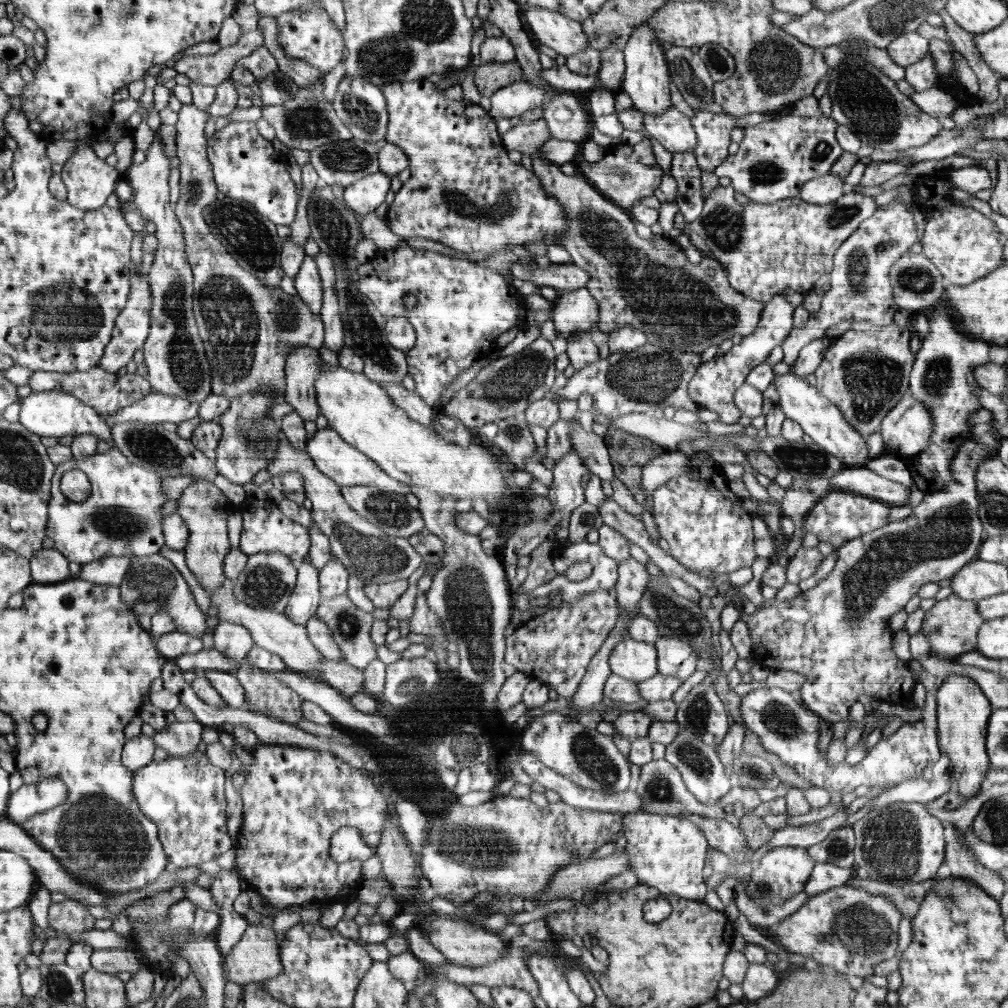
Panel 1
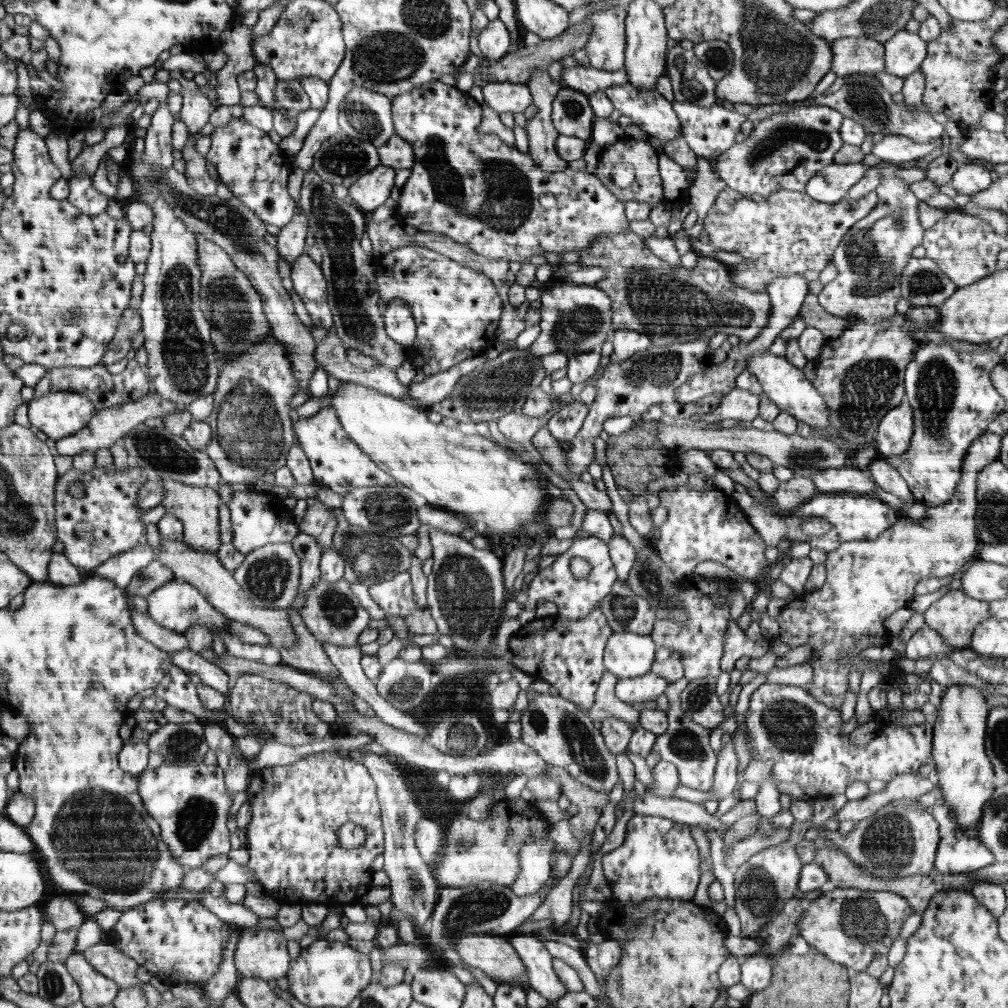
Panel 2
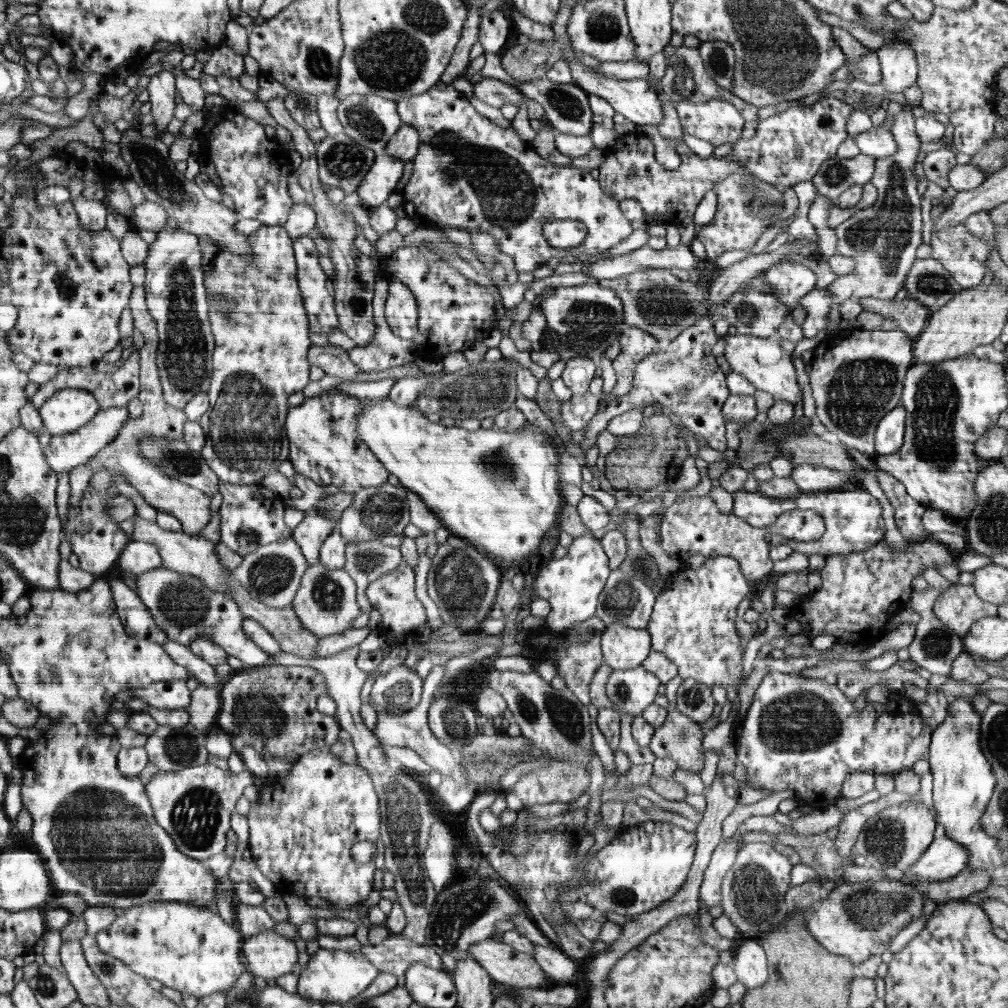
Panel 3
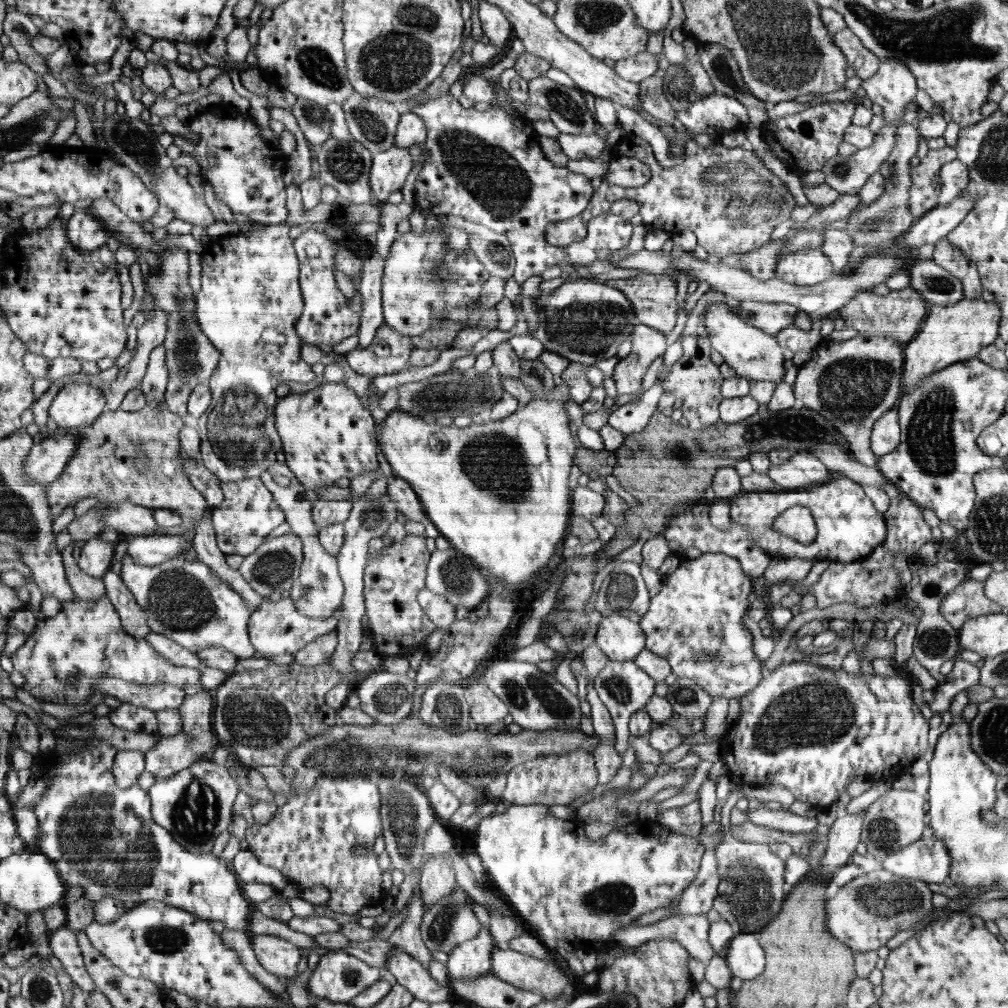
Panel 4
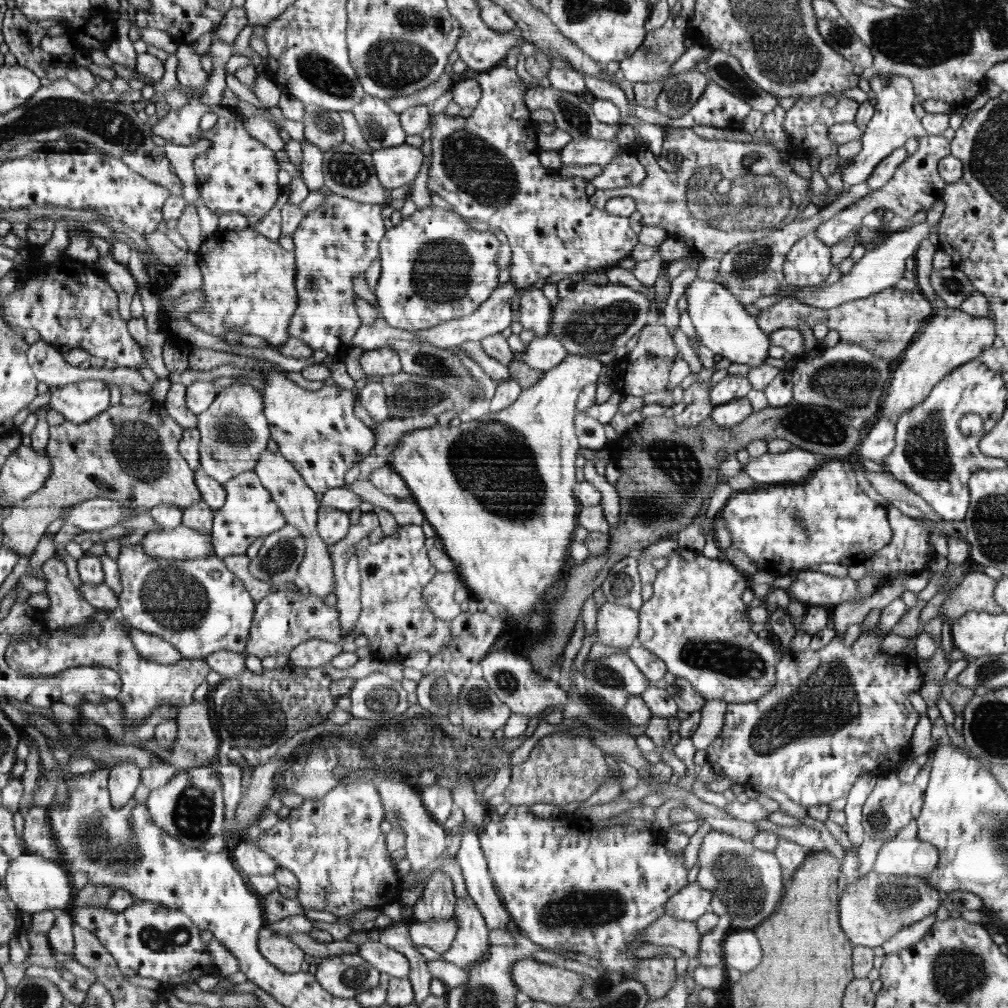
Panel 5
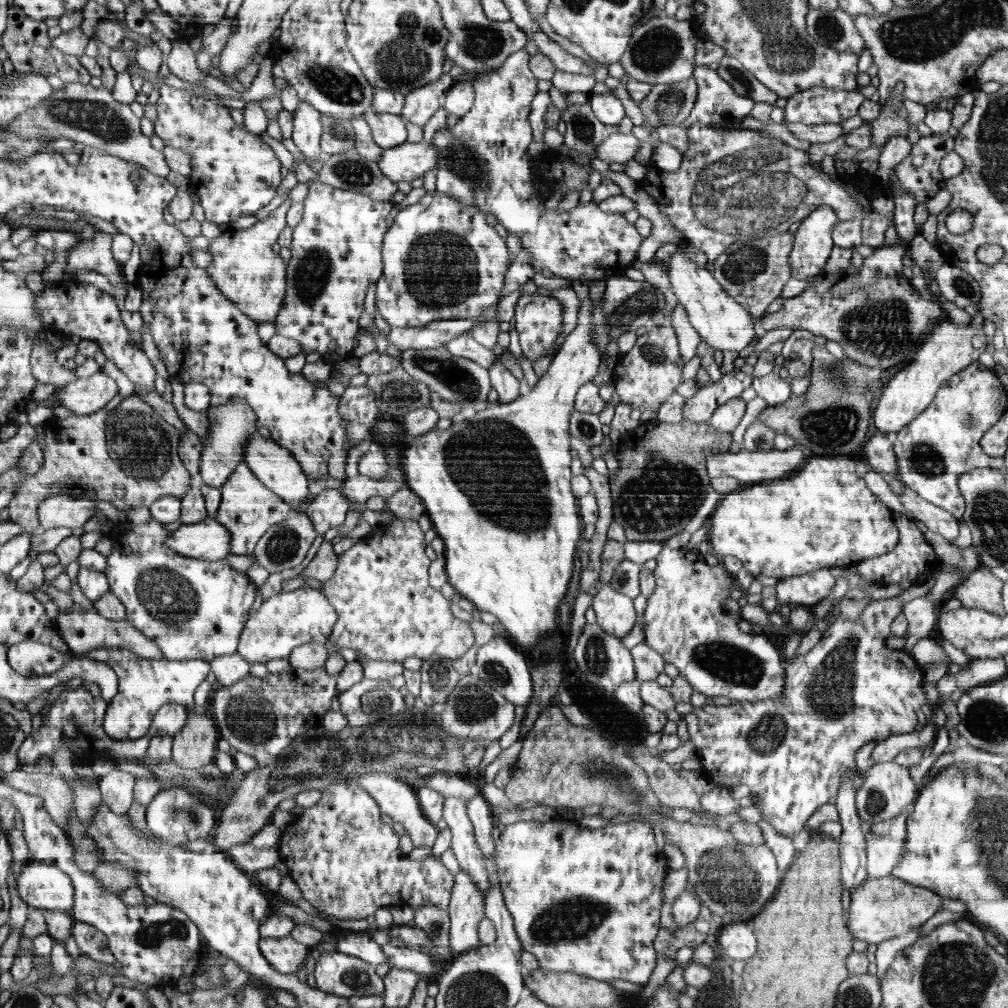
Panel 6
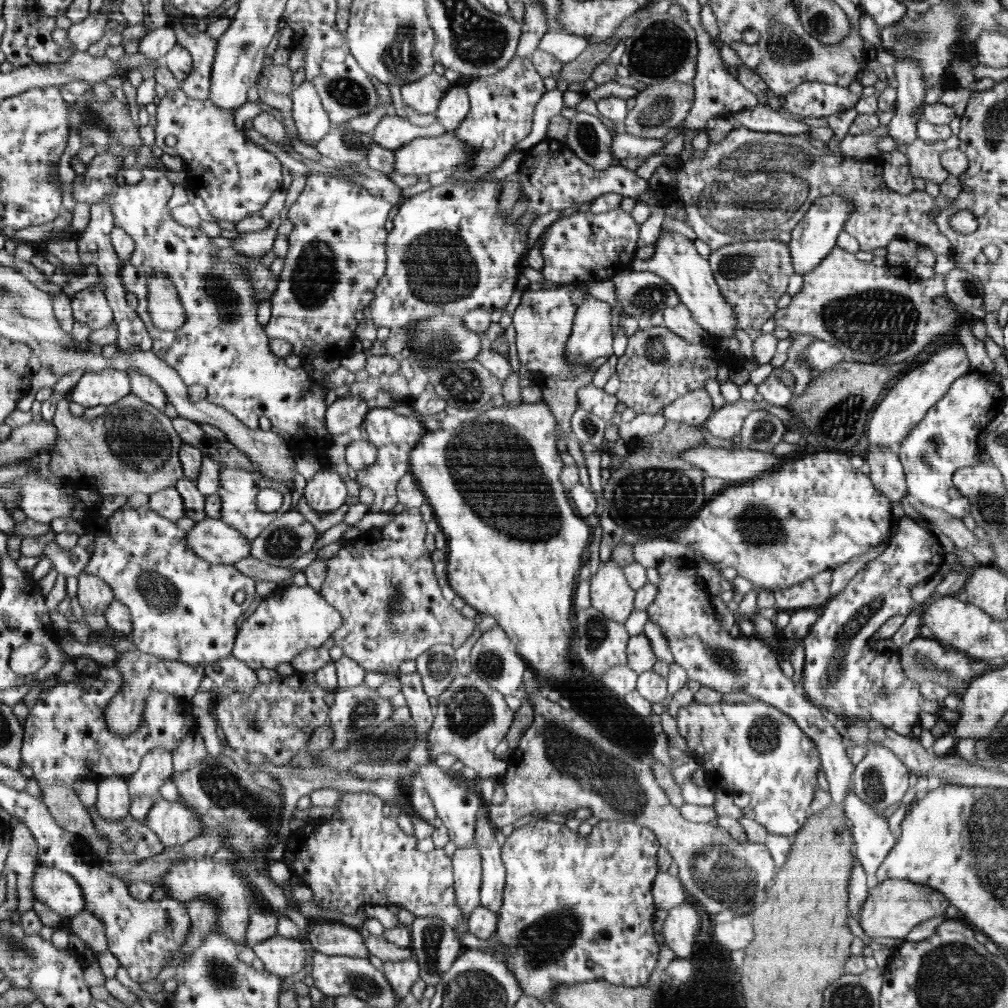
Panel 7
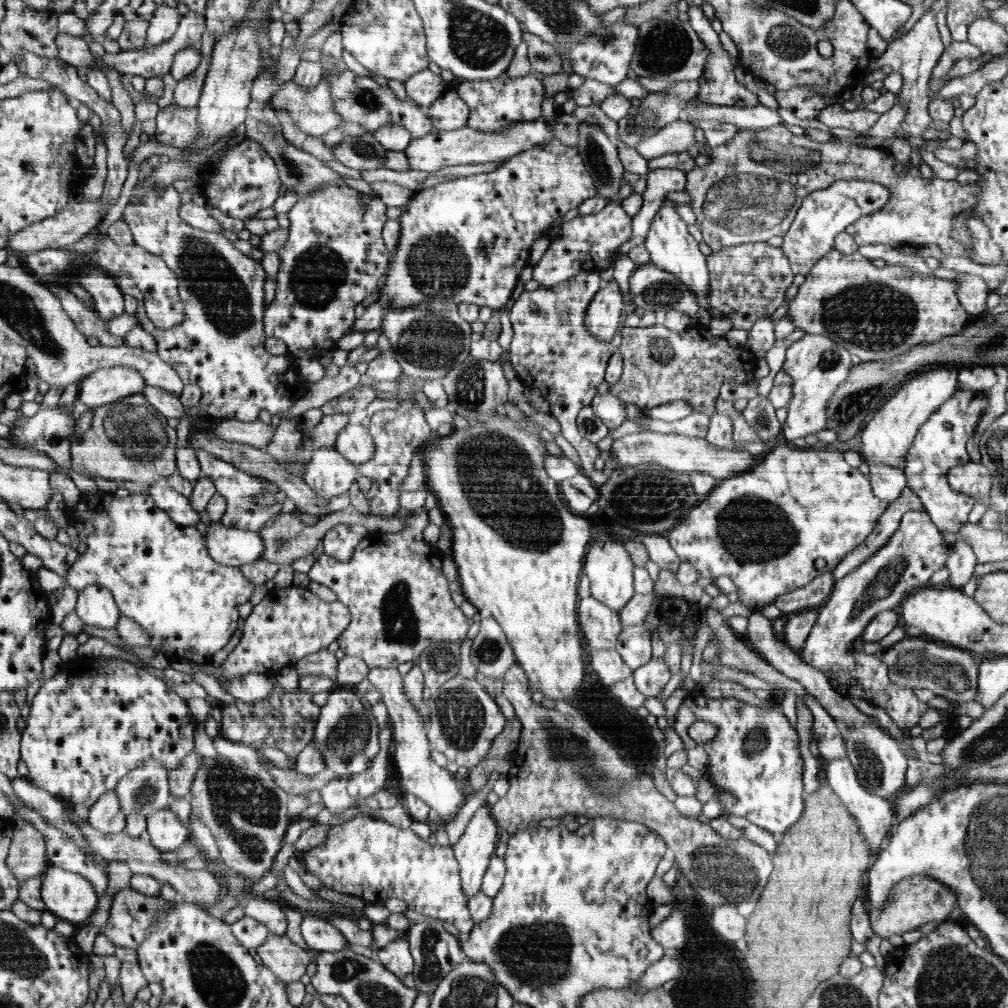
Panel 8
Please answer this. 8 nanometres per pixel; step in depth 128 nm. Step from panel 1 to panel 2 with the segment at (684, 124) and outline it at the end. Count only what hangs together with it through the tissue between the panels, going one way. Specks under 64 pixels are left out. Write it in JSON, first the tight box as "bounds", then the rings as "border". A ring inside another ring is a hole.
{"bounds":[604,84,682,144],"border":[[[622,84],[622,86],[612,86],[605,89],[604,94],[612,101],[614,109],[618,110],[622,116],[629,116],[631,122],[637,124],[644,132],[662,140],[664,144],[673,141],[678,135],[682,137],[682,121],[679,119],[675,106],[656,90],[644,90],[632,88],[632,84]]]}

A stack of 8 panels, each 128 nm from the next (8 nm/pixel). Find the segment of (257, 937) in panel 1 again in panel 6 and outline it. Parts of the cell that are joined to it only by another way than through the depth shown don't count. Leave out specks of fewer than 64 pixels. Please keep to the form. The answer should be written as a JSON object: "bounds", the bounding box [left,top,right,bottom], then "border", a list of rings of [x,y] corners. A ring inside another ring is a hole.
{"bounds":[259,935,308,975],"border":[[[291,935],[282,938],[262,938],[259,948],[270,961],[272,968],[283,975],[290,975],[300,970],[306,960],[308,948]]]}

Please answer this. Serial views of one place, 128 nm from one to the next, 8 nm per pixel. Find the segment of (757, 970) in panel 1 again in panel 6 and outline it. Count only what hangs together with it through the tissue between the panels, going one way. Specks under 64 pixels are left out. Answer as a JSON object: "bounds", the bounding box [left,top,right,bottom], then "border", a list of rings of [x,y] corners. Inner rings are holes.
{"bounds":[714,924,756,960],"border":[[[721,924],[724,928],[719,928],[720,936],[714,938],[722,946],[728,960],[748,960],[756,952],[756,938],[754,930],[748,924]]]}

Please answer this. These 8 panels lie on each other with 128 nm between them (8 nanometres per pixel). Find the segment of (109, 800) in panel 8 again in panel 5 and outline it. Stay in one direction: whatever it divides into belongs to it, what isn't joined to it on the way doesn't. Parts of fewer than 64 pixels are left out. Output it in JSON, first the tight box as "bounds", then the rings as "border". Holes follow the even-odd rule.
{"bounds":[110,761,142,808],"border":[[[133,761],[111,766],[110,770],[111,803],[122,808],[135,797],[136,788],[142,780],[142,770]]]}

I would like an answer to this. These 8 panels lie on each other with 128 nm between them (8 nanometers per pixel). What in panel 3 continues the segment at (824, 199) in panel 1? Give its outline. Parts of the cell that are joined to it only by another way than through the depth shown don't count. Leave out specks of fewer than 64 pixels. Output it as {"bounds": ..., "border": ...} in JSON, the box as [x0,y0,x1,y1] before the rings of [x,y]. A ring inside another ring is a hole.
{"bounds":[813,155,875,200],"border":[[[858,155],[853,158],[835,156],[826,160],[813,177],[818,195],[838,200],[845,190],[856,184],[865,185],[875,172],[875,159],[872,156]]]}

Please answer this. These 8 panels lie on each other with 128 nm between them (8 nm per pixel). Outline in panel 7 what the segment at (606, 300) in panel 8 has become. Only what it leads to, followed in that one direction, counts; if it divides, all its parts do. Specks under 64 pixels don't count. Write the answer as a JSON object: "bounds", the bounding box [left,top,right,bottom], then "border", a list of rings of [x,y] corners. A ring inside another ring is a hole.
{"bounds":[567,296,615,367],"border":[[[588,296],[575,316],[574,330],[567,342],[567,360],[573,367],[588,367],[593,360],[600,357],[610,357],[613,354],[612,340],[612,310],[615,304],[610,306],[608,302],[596,300]]]}

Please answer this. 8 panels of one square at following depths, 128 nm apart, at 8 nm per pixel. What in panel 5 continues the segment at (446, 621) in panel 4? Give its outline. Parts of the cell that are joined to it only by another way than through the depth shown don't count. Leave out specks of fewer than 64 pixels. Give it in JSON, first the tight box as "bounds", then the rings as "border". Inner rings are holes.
{"bounds":[424,572,462,622],"border":[[[440,572],[440,576],[436,576],[428,588],[424,588],[424,601],[434,617],[451,622],[462,613],[460,604],[454,601],[457,588],[455,576],[450,572]]]}

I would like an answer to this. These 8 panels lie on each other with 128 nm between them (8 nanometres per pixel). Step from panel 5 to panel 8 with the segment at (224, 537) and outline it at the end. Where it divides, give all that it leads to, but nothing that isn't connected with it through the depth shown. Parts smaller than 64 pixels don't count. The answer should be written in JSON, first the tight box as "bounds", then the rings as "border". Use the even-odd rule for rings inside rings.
{"bounds":[195,449,283,532],"border":[[[202,449],[195,450],[197,459],[200,463],[202,475],[205,475],[210,480],[214,481],[217,494],[224,497],[226,500],[226,511],[222,515],[221,524],[227,528],[259,532],[264,527],[265,523],[278,516],[281,512],[283,504],[274,504],[270,508],[256,504],[256,497],[264,489],[273,488],[273,484],[256,476],[253,477],[245,471],[236,468],[233,462],[217,459],[213,454],[210,454]]]}

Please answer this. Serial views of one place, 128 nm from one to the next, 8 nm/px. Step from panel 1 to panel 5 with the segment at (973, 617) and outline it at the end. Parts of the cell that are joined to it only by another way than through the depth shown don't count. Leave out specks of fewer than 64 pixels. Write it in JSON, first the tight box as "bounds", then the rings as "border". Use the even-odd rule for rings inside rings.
{"bounds":[940,572,1001,621],"border":[[[982,572],[967,573],[942,603],[940,615],[955,621],[970,611],[1000,613],[1001,606],[994,598],[996,580]]]}

